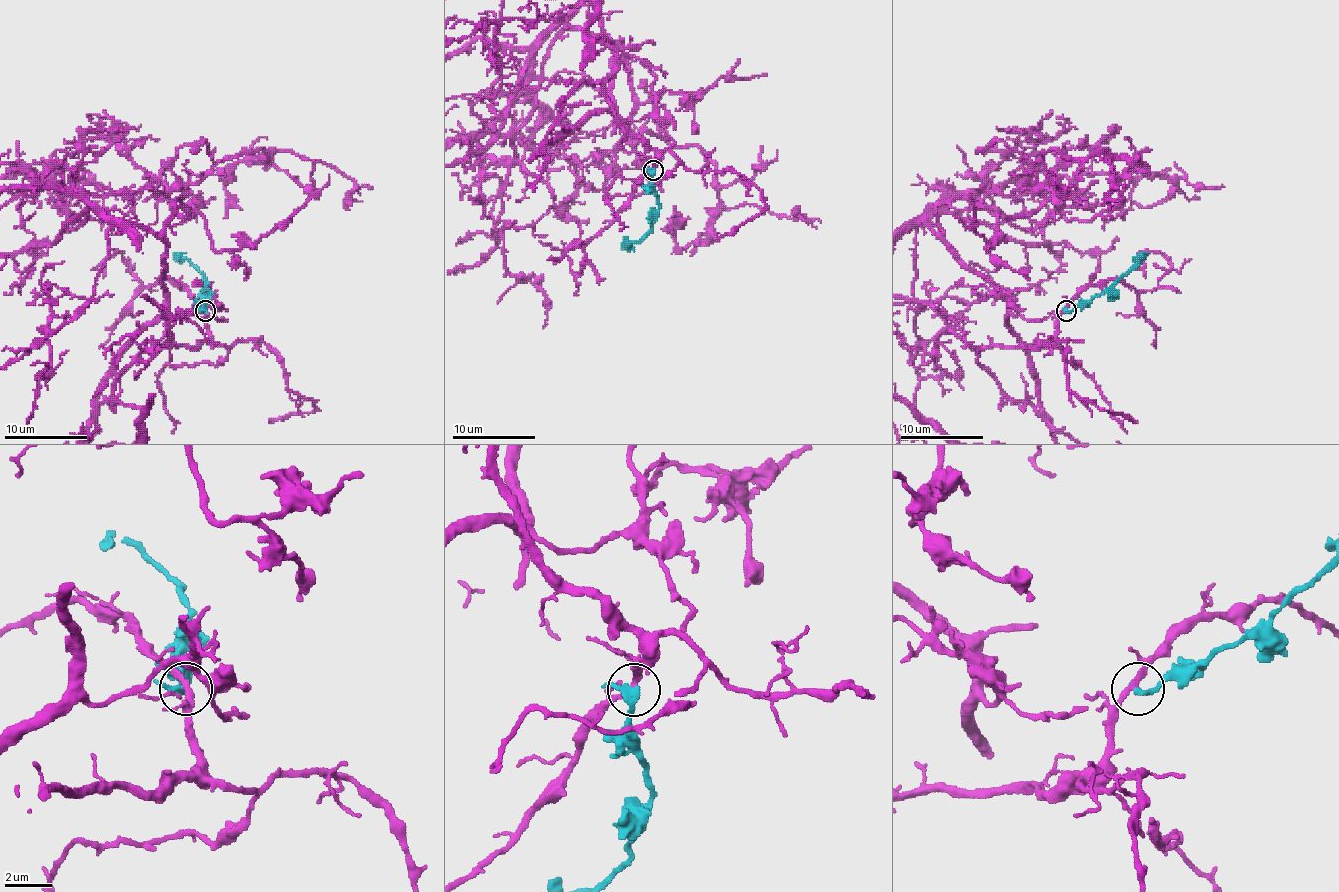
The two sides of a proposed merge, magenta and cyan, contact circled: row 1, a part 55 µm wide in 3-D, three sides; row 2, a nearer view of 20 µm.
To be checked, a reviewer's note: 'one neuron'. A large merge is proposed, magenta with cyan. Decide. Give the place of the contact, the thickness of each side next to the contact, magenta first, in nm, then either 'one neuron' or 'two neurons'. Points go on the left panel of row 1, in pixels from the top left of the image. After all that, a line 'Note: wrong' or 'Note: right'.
(205, 310) | 240/260 nm | two neurons
Note: wrong

